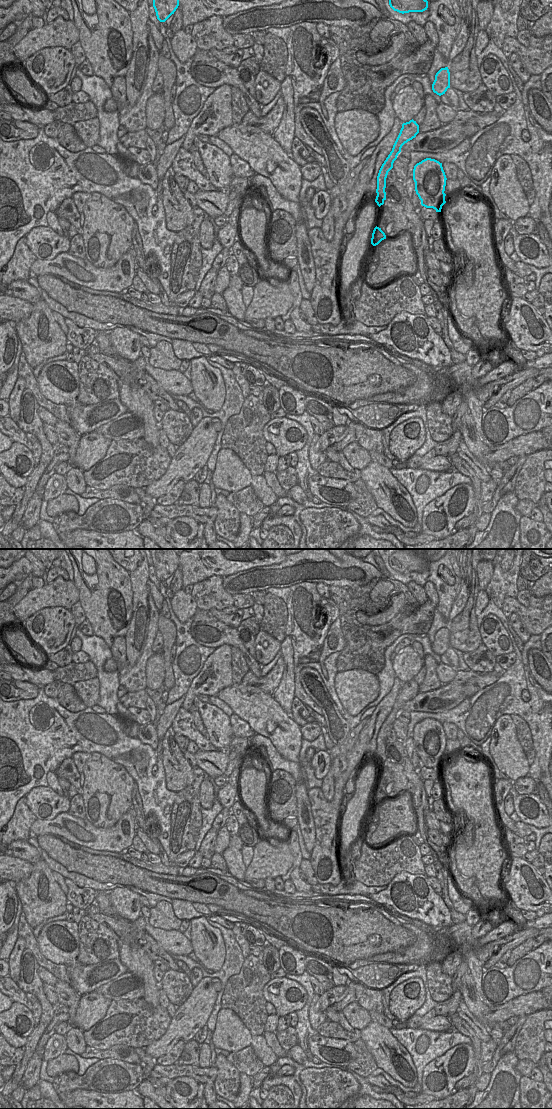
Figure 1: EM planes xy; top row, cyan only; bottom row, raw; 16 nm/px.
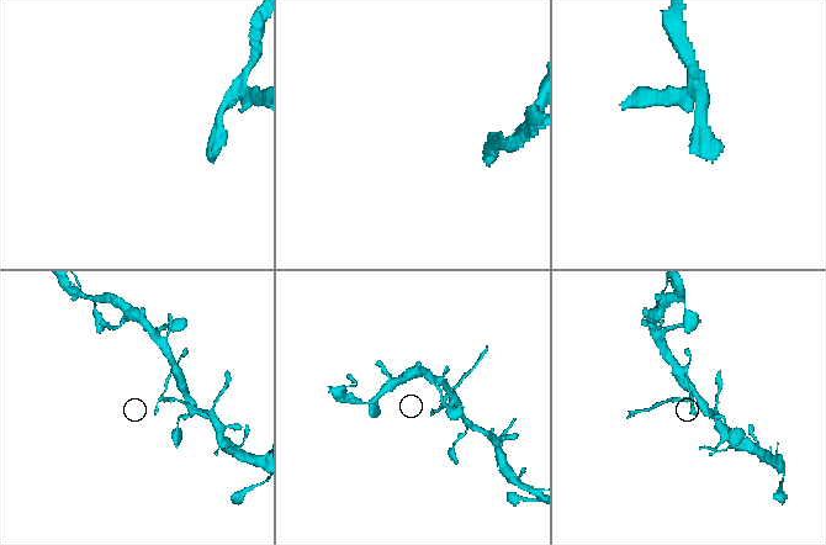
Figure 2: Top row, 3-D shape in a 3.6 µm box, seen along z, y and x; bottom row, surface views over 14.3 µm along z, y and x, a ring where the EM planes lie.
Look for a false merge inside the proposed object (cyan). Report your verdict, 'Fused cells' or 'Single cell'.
Fused cells

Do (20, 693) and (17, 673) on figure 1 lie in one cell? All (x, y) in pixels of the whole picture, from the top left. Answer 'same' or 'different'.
different

